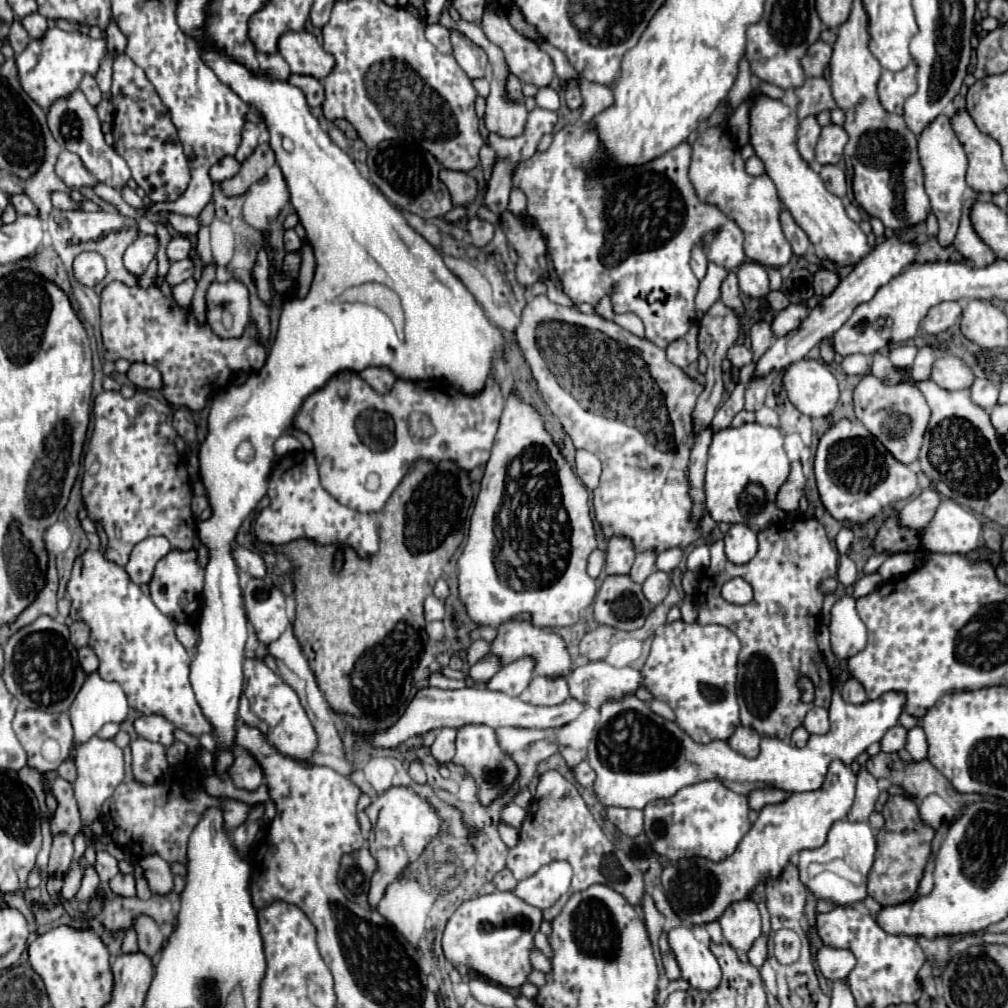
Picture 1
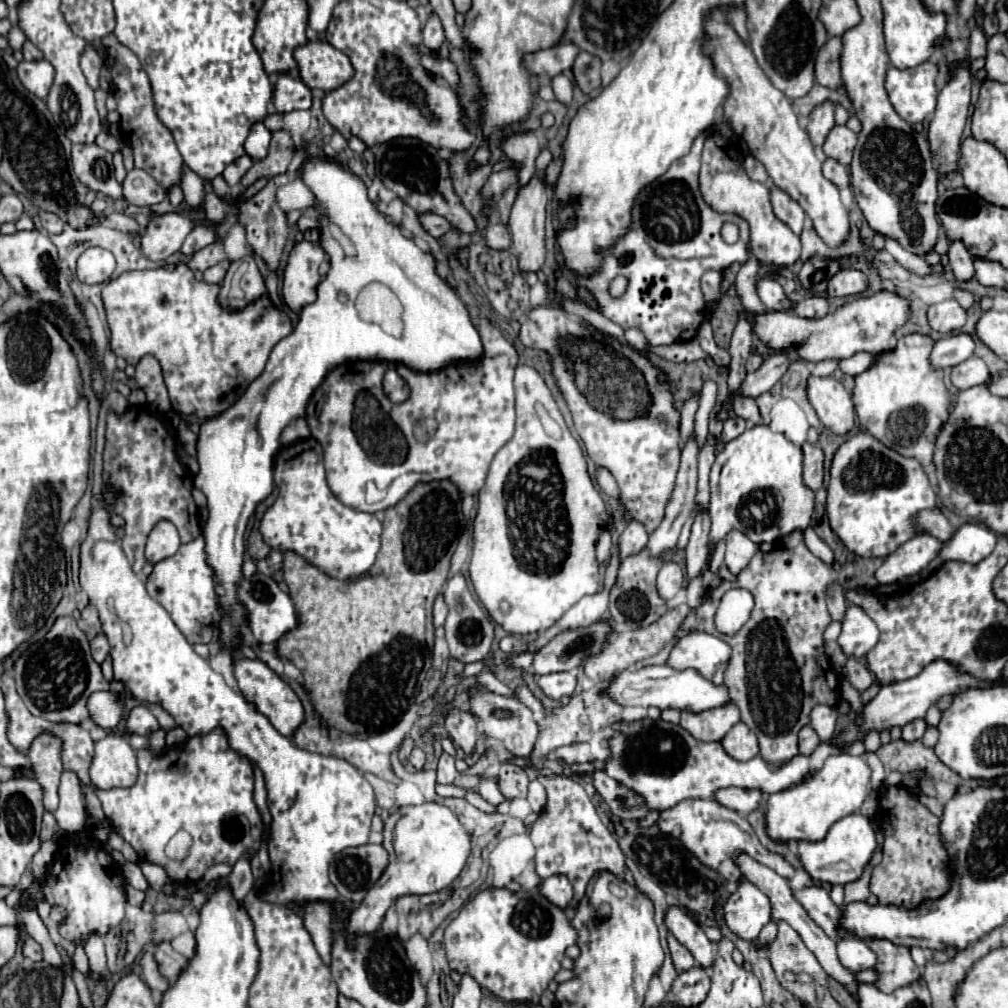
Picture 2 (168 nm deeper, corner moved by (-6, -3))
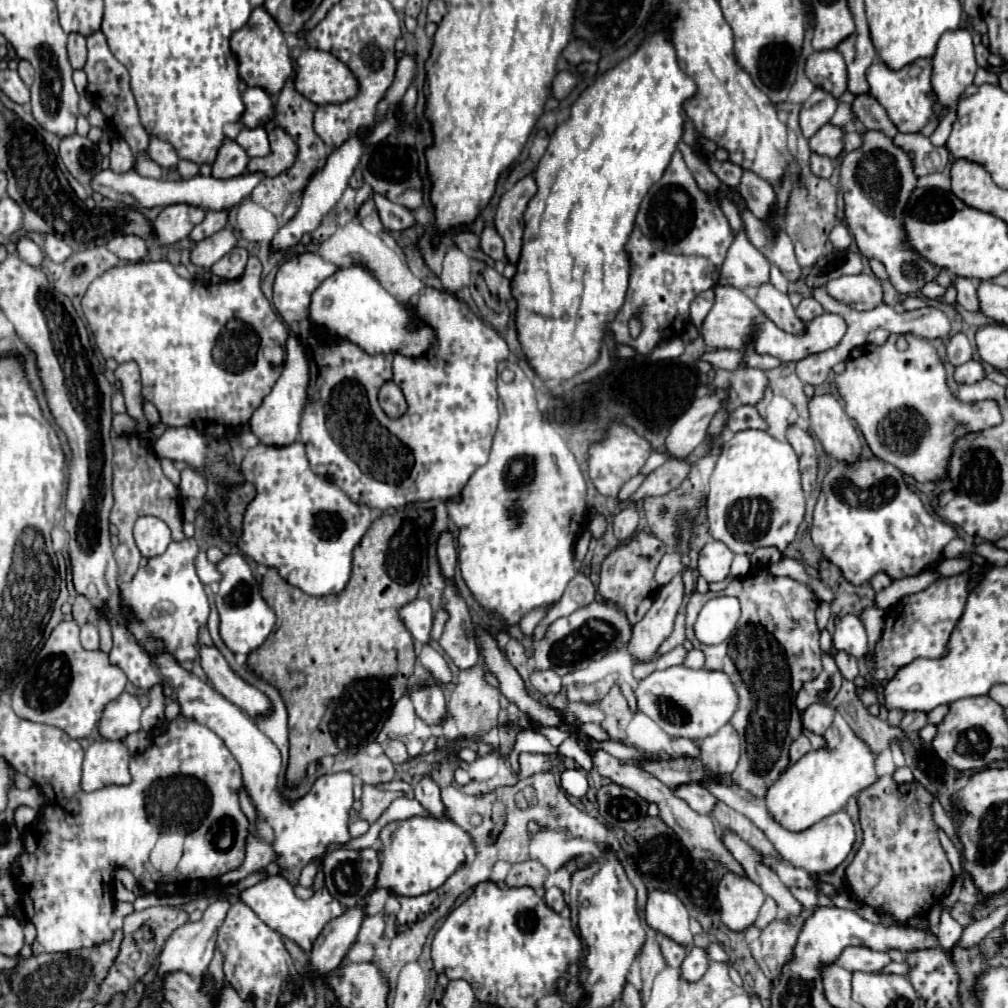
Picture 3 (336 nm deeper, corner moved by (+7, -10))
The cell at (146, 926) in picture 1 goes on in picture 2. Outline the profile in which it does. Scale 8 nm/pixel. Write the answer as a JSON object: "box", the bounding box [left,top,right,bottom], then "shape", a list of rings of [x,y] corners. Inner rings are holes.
{"box":[153,942,187,982],"shape":[[[159,942],[153,956],[155,956],[155,962],[159,964],[159,972],[169,982],[173,982],[179,976],[179,972],[185,968],[185,964],[187,964],[187,958],[181,956],[179,952],[175,952],[171,948],[171,942]]]}

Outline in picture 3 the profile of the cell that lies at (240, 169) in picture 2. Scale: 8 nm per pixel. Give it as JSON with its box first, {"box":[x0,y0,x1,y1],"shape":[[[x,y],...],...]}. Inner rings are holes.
{"box":[212,139,250,179],"shape":[[[224,139],[224,143],[220,145],[220,151],[212,163],[212,175],[218,179],[242,175],[246,171],[248,161],[250,161],[248,153],[234,139]]]}

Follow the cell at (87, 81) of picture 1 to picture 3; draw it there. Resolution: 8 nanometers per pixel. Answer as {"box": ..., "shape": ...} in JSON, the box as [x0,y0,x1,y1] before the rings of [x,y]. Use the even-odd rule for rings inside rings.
{"box":[68,33,86,69],"shape":[[[70,33],[68,35],[68,57],[70,57],[70,65],[74,69],[82,69],[84,67],[86,39],[80,33]]]}

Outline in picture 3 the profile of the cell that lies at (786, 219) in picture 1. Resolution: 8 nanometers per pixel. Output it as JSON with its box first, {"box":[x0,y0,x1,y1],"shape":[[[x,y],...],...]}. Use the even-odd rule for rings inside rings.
{"box":[738,169,776,219],"shape":[[[744,169],[738,191],[740,191],[742,199],[746,201],[746,207],[758,219],[768,219],[770,217],[770,211],[776,205],[776,193],[766,179],[758,177],[754,171]]]}

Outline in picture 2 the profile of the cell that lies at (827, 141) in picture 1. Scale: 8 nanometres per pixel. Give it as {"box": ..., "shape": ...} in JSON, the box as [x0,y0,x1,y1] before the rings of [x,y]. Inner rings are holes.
{"box":[823,126,857,166],"shape":[[[835,126],[823,144],[823,152],[827,158],[833,158],[847,166],[851,164],[855,142],[857,142],[855,132],[851,132],[847,126]]]}

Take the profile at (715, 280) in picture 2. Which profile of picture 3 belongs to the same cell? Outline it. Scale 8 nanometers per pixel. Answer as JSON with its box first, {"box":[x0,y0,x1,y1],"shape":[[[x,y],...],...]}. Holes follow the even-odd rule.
{"box":[690,289,714,327],"shape":[[[708,289],[708,291],[704,291],[704,293],[700,293],[696,299],[694,299],[694,303],[692,303],[692,309],[690,309],[690,317],[692,317],[692,323],[696,325],[696,327],[700,327],[700,323],[704,321],[704,315],[708,315],[708,311],[710,311],[710,307],[714,305],[714,289]]]}

